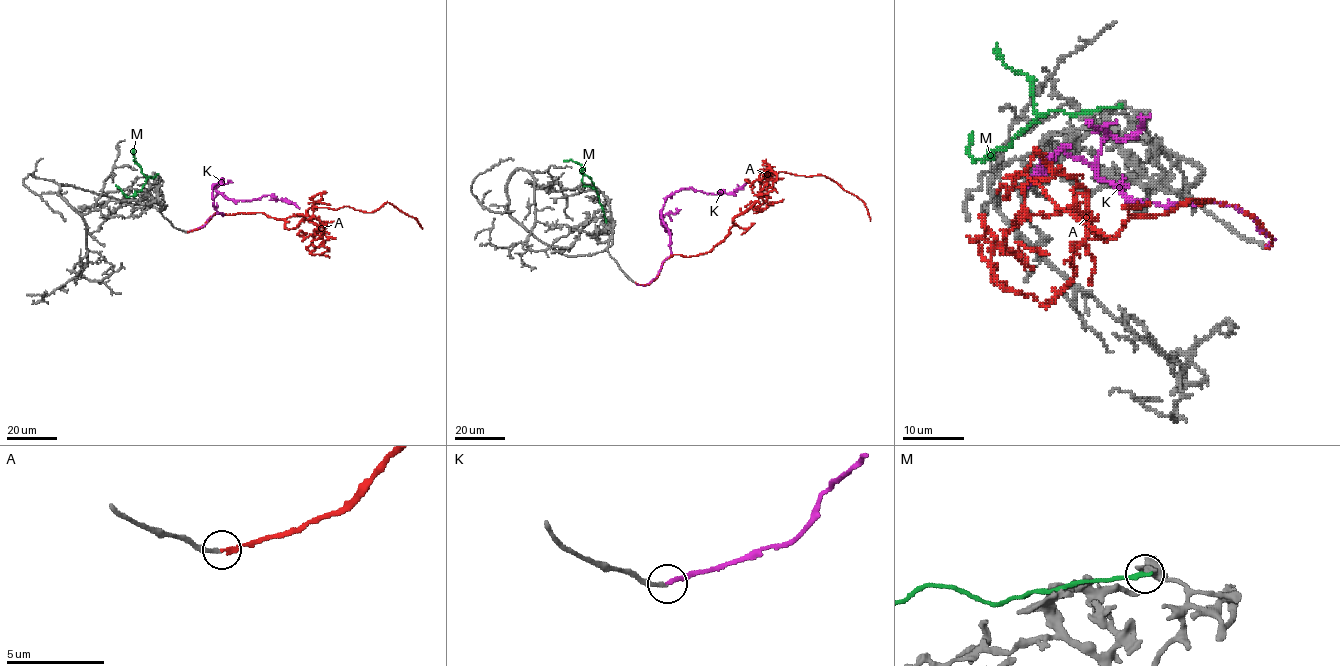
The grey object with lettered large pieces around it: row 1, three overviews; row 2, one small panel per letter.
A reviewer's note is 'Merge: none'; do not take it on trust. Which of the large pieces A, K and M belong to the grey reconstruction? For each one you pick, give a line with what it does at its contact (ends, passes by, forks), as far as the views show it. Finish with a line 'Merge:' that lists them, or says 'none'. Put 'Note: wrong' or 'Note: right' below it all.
K: It ends there
Merge: K
Note: wrong

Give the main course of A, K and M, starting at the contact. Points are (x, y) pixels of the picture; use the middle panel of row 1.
A: (635, 282), (649, 284), (674, 255), (709, 252), (766, 199), (761, 181), (773, 173), (830, 177), (870, 220)
K: (635, 283), (649, 284), (670, 255), (669, 229), (661, 212), (665, 199), (689, 187), (731, 193), (747, 182)
M: (606, 222), (593, 183), (583, 172), (582, 166), (569, 160), (564, 162)

